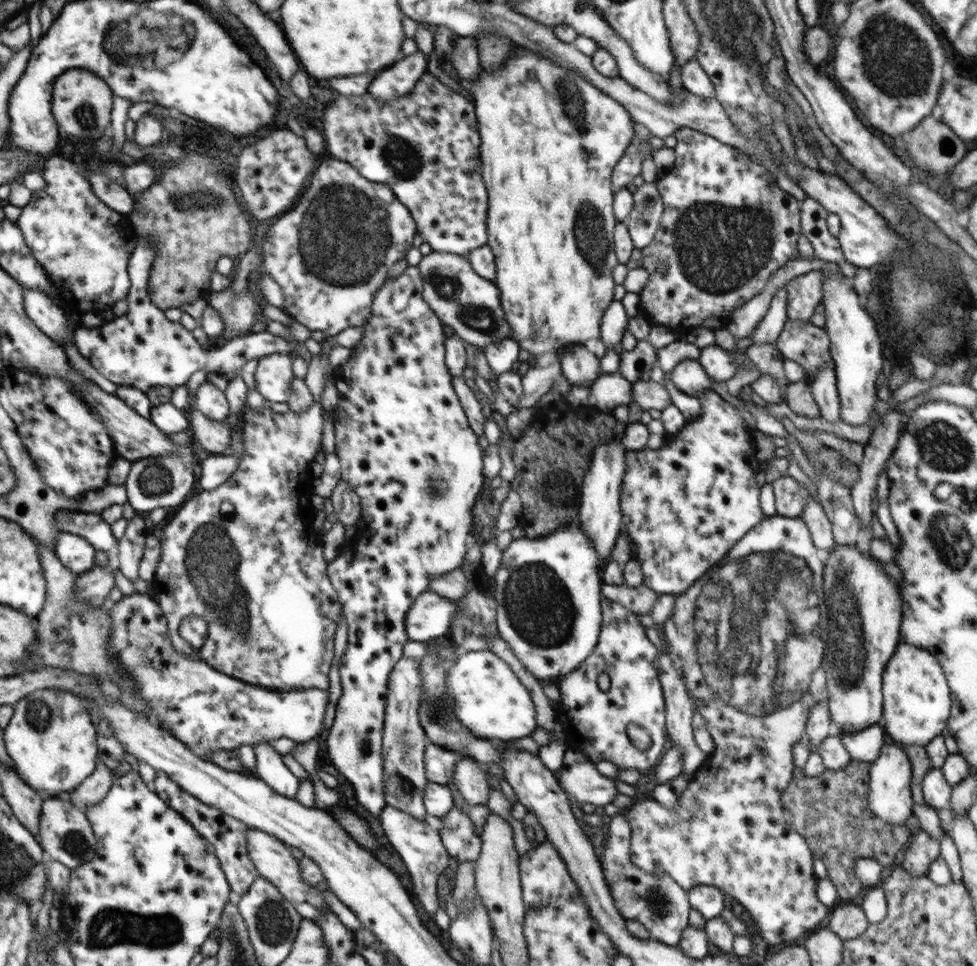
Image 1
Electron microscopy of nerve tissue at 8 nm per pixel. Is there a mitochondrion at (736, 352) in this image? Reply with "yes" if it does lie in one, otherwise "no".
no

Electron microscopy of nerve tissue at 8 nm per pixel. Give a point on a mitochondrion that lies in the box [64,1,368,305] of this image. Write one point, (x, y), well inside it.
(155, 38)

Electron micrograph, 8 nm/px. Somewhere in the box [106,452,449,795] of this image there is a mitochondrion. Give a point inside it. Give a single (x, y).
(212, 561)

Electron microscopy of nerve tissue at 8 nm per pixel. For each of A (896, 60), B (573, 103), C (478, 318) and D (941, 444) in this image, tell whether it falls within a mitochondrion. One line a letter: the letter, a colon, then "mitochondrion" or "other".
A: mitochondrion
B: mitochondrion
C: mitochondrion
D: mitochondrion

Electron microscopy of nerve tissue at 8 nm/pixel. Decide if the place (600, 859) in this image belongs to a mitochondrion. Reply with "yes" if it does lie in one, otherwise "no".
no

